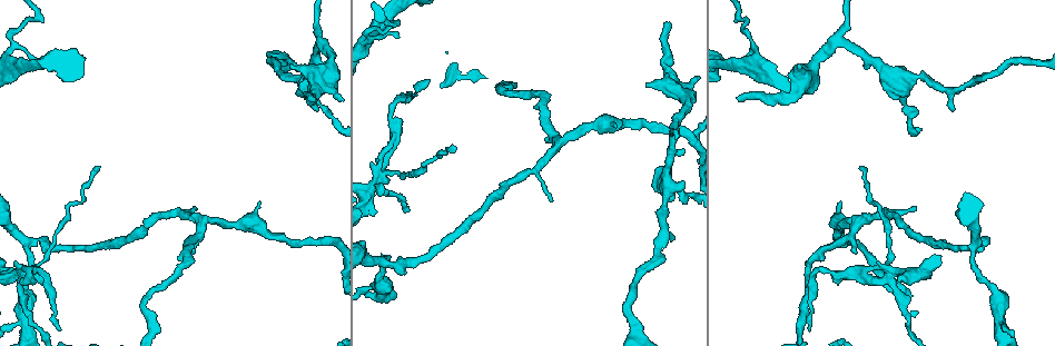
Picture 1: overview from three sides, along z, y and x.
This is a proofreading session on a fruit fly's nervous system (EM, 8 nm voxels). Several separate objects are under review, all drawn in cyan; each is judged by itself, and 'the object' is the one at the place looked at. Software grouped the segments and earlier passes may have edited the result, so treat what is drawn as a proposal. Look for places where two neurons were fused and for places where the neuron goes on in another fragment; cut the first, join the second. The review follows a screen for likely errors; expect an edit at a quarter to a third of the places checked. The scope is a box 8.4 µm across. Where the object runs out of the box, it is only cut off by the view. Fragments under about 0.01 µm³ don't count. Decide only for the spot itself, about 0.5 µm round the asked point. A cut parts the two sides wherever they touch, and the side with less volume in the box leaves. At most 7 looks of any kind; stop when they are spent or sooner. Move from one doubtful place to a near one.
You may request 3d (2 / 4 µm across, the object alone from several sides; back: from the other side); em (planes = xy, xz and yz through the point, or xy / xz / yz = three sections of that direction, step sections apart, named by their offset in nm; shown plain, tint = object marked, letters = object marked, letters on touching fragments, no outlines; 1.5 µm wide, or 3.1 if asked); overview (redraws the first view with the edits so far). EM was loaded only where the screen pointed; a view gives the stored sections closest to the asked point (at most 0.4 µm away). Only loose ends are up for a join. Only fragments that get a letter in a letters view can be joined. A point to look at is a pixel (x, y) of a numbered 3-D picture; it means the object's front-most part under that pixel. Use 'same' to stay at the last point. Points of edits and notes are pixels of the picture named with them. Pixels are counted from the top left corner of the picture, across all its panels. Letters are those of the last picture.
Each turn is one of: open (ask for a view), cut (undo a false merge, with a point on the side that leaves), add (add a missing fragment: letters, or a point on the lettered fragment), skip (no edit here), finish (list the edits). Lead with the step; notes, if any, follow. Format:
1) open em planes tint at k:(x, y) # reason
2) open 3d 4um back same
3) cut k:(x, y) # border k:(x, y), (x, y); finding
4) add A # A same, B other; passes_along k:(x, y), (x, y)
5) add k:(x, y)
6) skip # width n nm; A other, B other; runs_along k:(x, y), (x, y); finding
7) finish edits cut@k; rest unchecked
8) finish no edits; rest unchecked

open 3d 4um back at 1:(497, 91) # abrupt turn

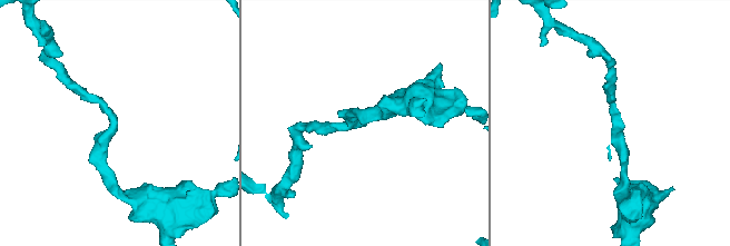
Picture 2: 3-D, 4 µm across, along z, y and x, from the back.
open em yz step 8 tint at 2:(112, 118) # need the tissue

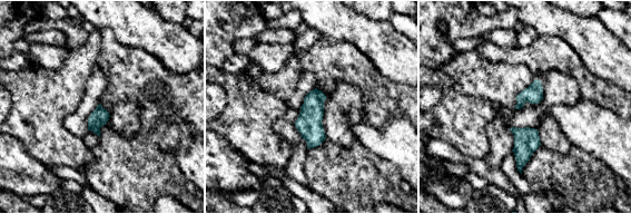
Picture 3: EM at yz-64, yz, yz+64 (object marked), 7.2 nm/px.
open em planes letters same # another direction

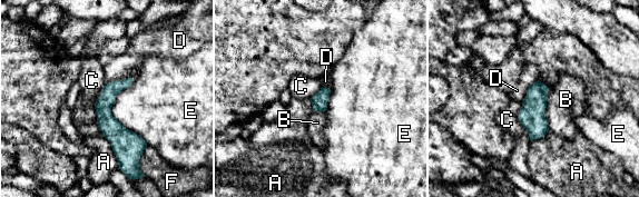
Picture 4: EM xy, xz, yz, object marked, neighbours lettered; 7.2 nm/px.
skip # width 120 nm; A other, B other, C other, D other, E other, F other; runs_along 4:(129, 80), (106, 99), (124, 164); all the same neuron

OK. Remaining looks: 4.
open em planes letters at 1:(456, 149) # thin end

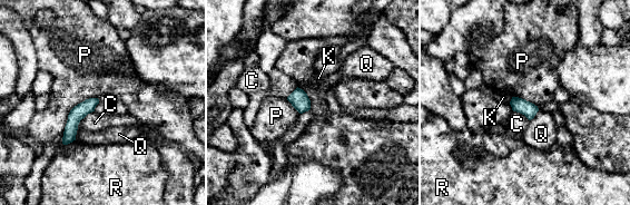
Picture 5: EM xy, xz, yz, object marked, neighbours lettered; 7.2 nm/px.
skip # longest_contact P 420 nm; C other, K other, P other, Q other, R other; runs_along 5:(95, 100), (72, 121), (65, 140); no lettered fragment goes on from it

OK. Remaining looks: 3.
open 3d 4um at 1:(668, 23) # branch stops here

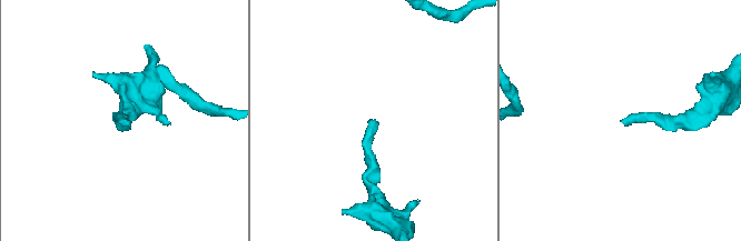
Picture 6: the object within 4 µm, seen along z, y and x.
open em xz step 8 letters at 6:(376, 121) # need the tissue

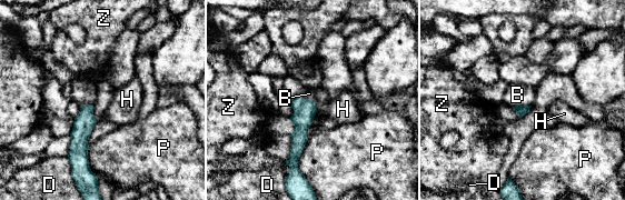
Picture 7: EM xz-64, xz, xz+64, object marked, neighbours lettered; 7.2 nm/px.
open em planes letters same # another direction

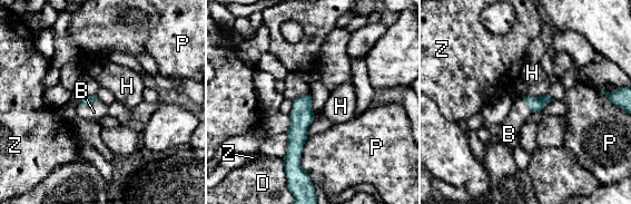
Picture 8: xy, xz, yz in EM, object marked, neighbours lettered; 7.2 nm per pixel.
add B # longest_contact P 280 nm; B same, D other, H other, P other, Z other; the neuron continues

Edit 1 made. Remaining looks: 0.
finish edits add@8; rest unchecked

